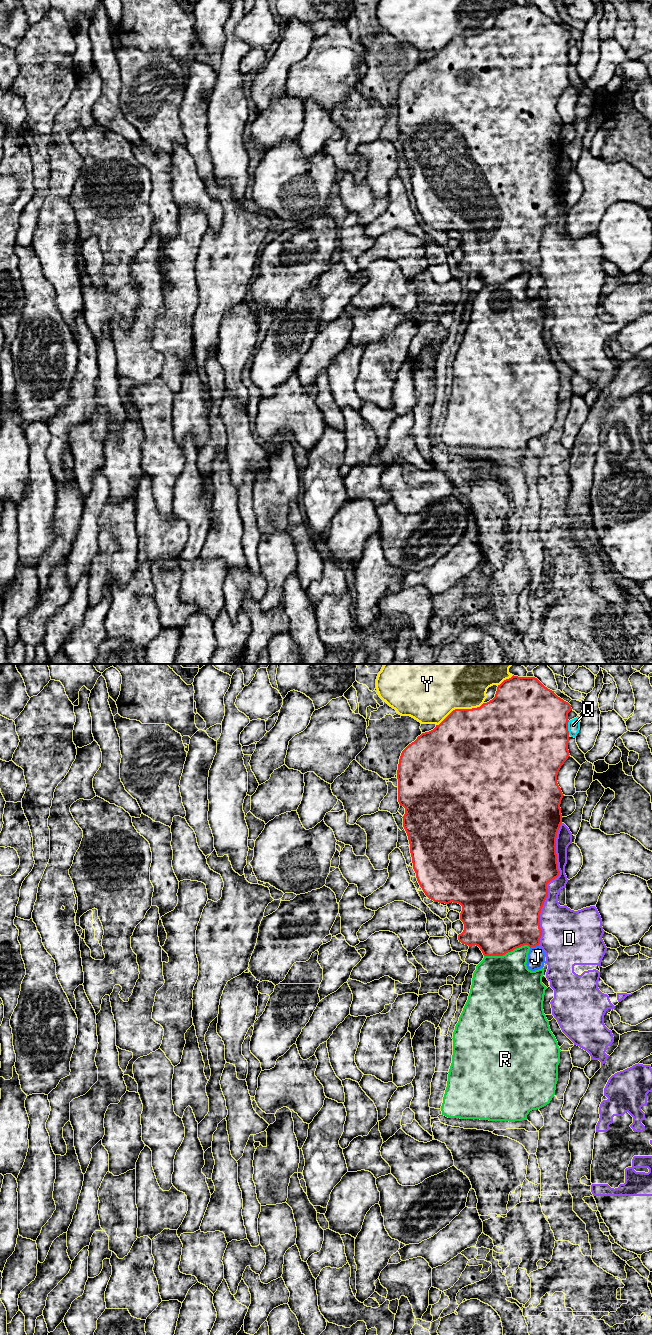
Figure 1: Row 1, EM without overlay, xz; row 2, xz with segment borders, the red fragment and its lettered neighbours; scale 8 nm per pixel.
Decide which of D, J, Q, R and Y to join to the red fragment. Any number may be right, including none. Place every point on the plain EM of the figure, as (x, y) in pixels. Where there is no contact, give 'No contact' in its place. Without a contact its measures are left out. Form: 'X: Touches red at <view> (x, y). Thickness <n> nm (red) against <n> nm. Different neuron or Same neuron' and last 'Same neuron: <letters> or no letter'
D: Touches red at xz (548, 210). Thickness 500 nm (red) against 180 nm. Different neuron
J: Touches red at xz (534, 274). Thickness 400 nm (red) against 140 nm. Same neuron
Q: Touches red at xz (567, 56). Thickness 500 nm (red) against 100 nm. Different neuron
R: Touches red at xz (507, 280). Thickness 500 nm (red) against 440 nm. Different neuron
Y: Touches red at xz (459, 37). Thickness 500 nm (red) against 400 nm. Different neuron
Same neuron: J

